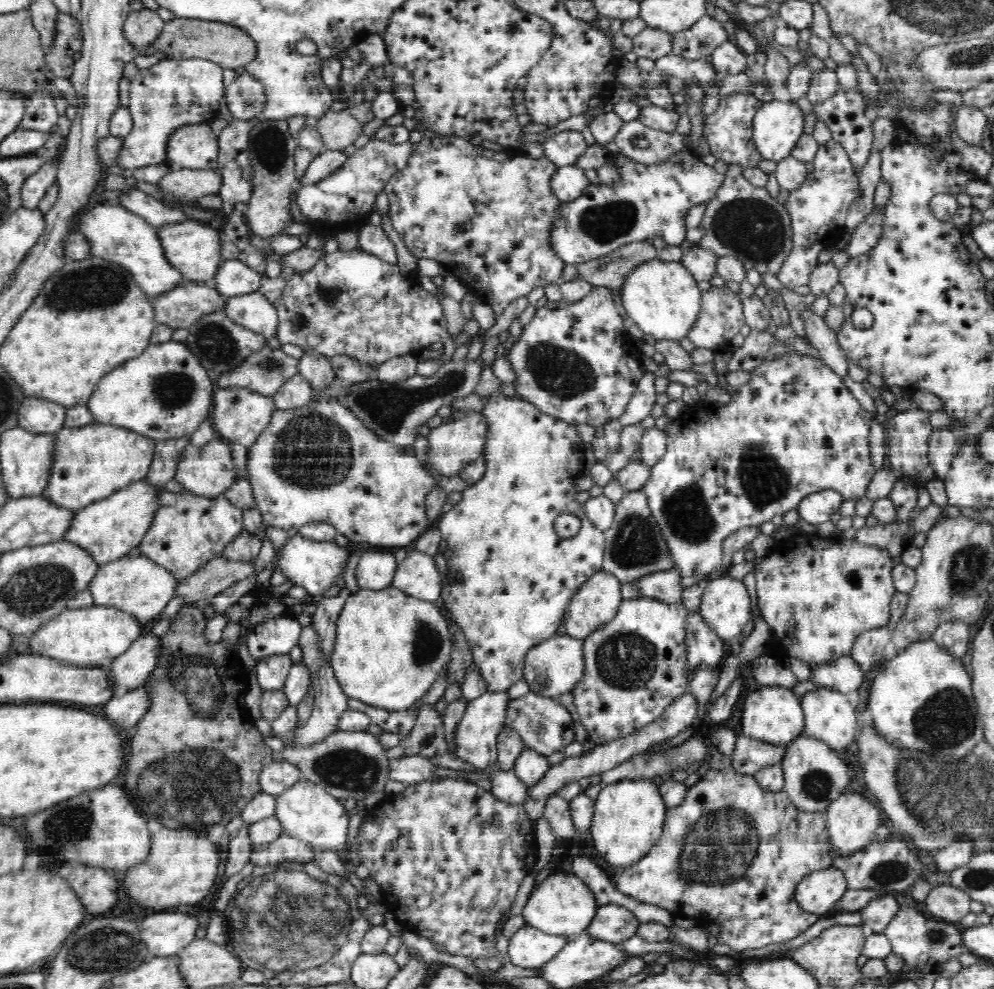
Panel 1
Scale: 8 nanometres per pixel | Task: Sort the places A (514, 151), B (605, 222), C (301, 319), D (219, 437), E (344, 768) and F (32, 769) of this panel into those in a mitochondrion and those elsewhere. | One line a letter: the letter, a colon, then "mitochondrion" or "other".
A: other
B: mitochondrion
C: mitochondrion
D: other
E: mitochondrion
F: other

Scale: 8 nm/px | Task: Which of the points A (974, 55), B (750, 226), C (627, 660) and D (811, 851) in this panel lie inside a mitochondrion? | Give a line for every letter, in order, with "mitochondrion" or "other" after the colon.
A: mitochondrion
B: mitochondrion
C: mitochondrion
D: other

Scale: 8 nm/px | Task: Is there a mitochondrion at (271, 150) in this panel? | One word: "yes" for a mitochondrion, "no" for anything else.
yes

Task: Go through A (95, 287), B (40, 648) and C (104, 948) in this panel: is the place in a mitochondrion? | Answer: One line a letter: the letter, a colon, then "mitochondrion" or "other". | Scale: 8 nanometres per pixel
A: mitochondrion
B: other
C: mitochondrion

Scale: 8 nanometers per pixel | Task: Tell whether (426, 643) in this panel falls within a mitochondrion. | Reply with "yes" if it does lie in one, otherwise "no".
yes

